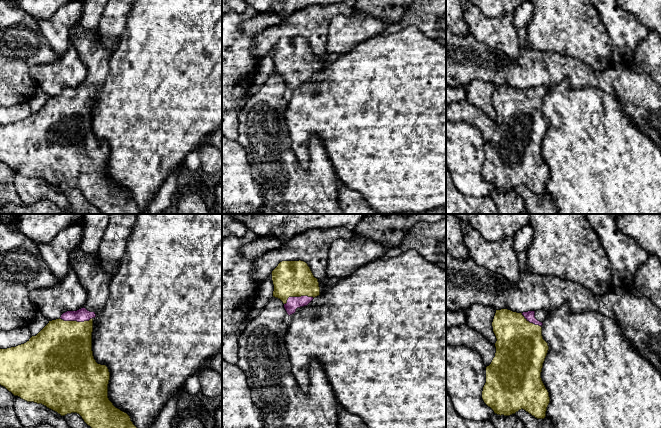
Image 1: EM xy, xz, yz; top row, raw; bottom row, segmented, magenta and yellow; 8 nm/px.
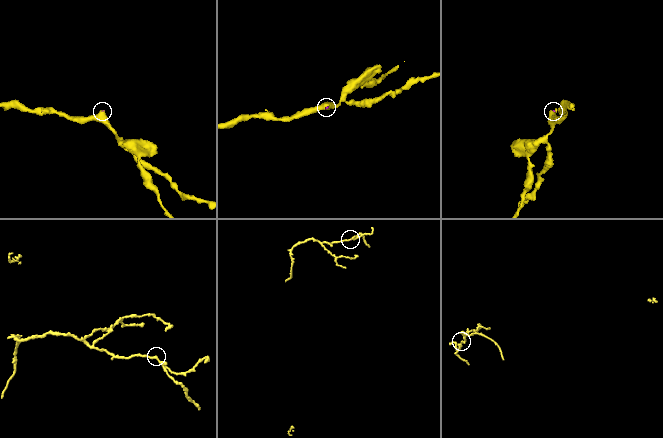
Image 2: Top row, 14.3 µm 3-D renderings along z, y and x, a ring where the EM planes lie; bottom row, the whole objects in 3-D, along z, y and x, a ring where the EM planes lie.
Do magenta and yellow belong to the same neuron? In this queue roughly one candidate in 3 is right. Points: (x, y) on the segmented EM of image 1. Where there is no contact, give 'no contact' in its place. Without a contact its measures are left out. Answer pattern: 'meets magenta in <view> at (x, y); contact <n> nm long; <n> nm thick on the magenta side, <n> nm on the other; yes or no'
meets magenta in xy at (75, 320); contact 280 nm long; 110 nm thick on the magenta side, 440 nm on the other; yes

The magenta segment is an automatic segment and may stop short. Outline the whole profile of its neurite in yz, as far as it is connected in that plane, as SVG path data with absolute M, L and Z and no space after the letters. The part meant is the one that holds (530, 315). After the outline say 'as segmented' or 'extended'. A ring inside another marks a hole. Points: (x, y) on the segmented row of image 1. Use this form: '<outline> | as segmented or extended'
M508 309L496 310L492 327L496 336L496 353L491 364L486 367L486 383L482 391L484 403L495 414L510 416L523 409L537 419L546 417L550 403L541 372L549 346L542 336L542 325L548 312L543 310L523 313Z | extended

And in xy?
M86 308L67 311L59 319L49 323L26 343L7 349L0 349L0 385L14 396L27 402L42 404L61 416L79 414L91 428L137 428L130 416L116 408L108 398L110 372L106 365L96 362L92 351L93 319L95 312Z | extended

